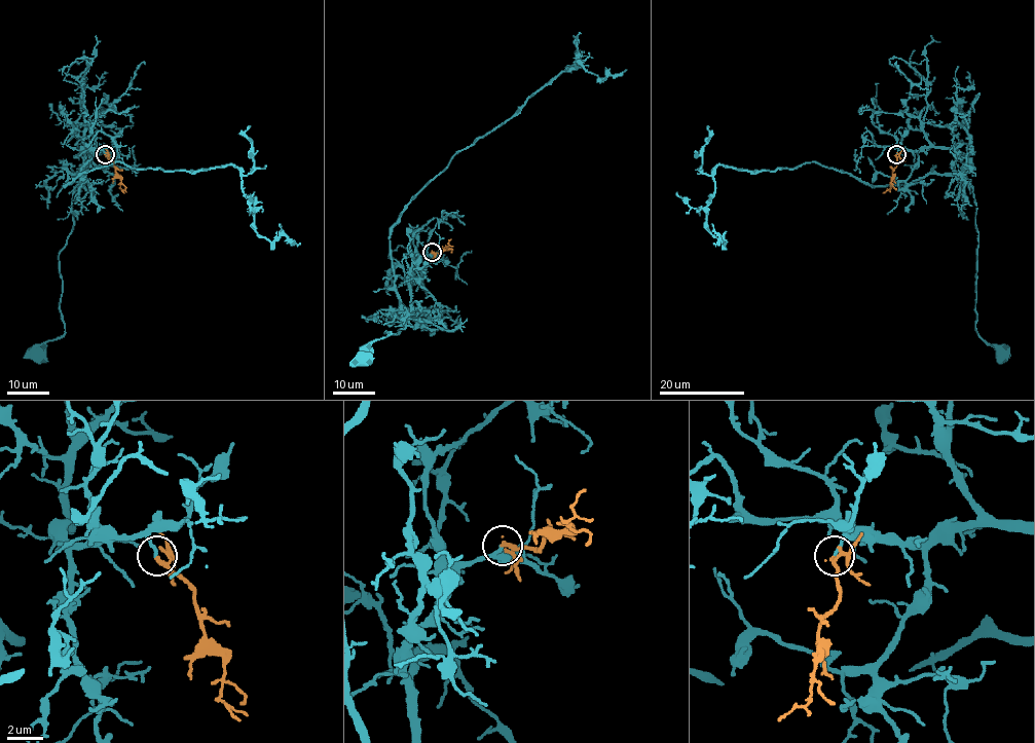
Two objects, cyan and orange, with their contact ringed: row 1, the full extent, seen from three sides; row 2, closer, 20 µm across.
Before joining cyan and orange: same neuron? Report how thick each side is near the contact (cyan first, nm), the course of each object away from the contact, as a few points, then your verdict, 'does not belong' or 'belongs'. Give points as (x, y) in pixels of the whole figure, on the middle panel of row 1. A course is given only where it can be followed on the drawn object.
170 nm thick on the cyan side, 170 nm on the other; cyan runs (432, 253), (408, 282), (414, 325), (407, 322), (397, 334), (385, 331), (391, 332), (363, 356); orange runs (432, 253), (440, 254), (451, 238); belongs

